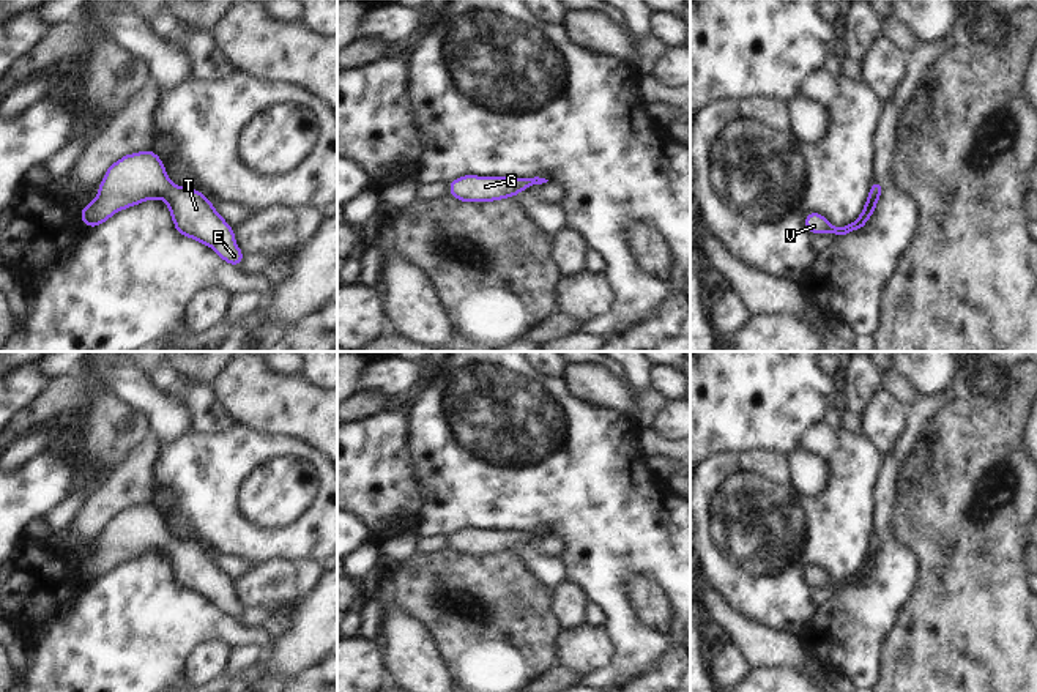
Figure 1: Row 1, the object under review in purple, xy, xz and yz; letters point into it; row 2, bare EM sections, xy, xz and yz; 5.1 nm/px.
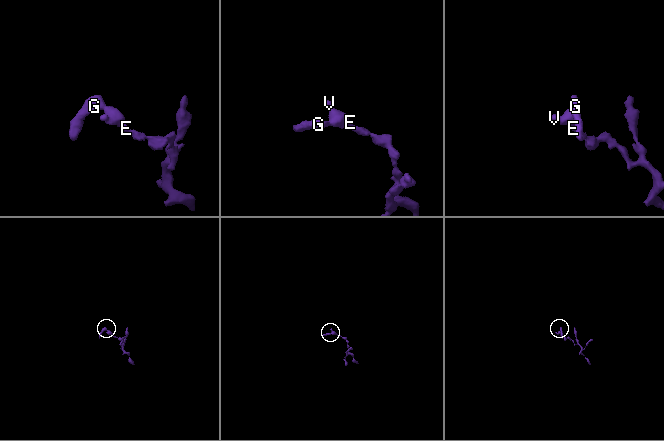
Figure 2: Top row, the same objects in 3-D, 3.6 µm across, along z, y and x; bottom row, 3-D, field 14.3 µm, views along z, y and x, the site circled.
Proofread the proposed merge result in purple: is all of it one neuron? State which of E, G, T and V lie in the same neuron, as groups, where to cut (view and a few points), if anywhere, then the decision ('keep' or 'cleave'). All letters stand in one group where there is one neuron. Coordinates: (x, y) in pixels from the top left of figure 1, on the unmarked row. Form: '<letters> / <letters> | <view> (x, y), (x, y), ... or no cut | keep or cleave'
E G T V | no cut | keep

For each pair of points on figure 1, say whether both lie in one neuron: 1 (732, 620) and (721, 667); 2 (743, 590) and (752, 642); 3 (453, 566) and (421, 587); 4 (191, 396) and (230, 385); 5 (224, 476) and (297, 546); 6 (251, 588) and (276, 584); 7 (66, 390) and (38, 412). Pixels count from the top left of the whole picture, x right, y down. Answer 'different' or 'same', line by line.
1: different
2: different
3: same
4: different
5: same
6: same
7: same

